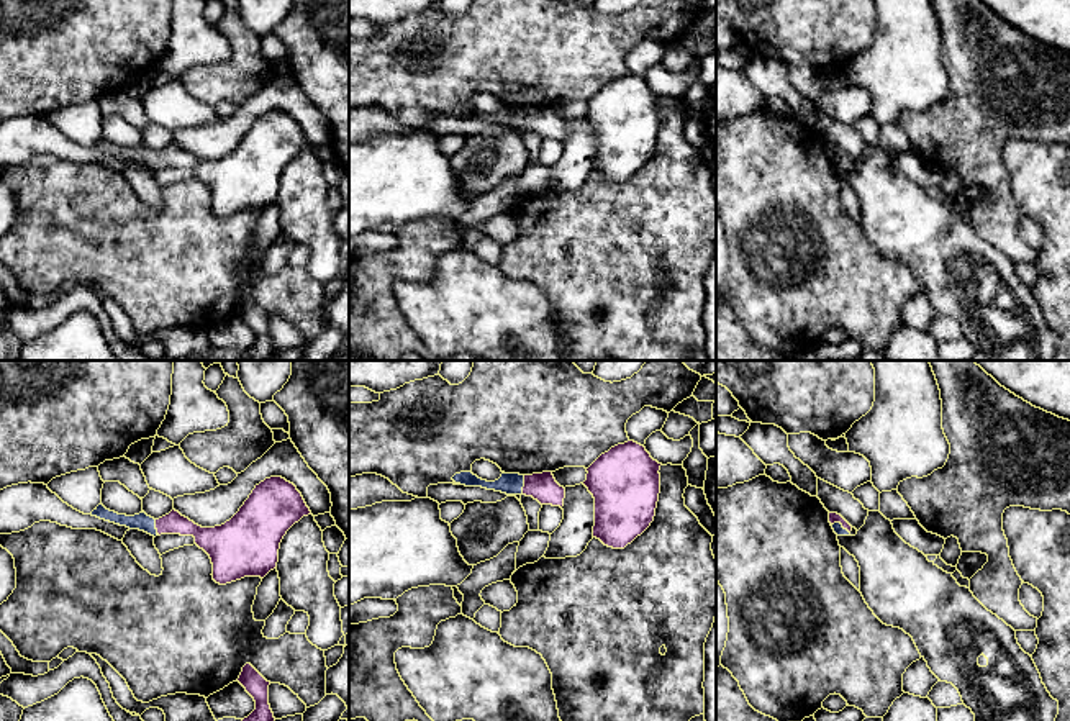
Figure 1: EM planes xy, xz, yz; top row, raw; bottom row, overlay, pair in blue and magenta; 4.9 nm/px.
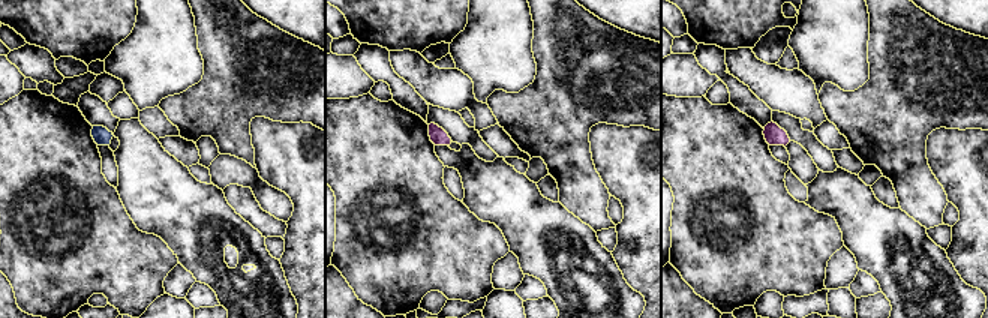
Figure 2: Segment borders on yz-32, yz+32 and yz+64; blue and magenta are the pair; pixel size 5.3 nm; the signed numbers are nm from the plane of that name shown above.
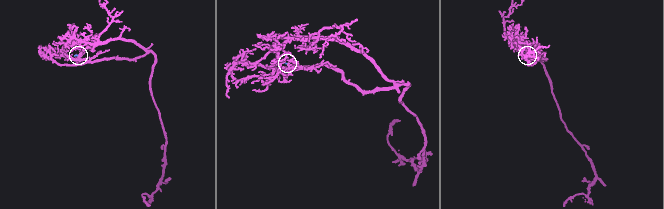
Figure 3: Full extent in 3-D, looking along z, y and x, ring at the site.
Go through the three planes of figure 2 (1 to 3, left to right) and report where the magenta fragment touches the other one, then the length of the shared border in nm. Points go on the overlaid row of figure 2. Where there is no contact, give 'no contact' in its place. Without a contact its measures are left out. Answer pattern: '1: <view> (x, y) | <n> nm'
1: no contact
2: no contact
3: no contact

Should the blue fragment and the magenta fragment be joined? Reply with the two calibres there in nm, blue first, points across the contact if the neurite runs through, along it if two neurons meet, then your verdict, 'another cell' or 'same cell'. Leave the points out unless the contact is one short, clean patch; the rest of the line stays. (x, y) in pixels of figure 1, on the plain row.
calibres 110 and 140 nm; way xz (512, 117), (523, 118), (543, 120); same cell

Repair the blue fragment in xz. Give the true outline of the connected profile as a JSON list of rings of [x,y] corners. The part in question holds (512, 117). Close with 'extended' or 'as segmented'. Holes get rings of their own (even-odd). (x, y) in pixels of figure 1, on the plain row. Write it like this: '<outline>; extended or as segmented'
[[[460,105],[452,110],[456,116],[465,120],[482,120],[487,123],[501,125],[506,128],[526,128],[537,133],[541,138],[564,139],[565,121],[560,120],[552,105],[519,108],[501,107],[495,115],[487,115],[474,108],[472,105]]]; extended

